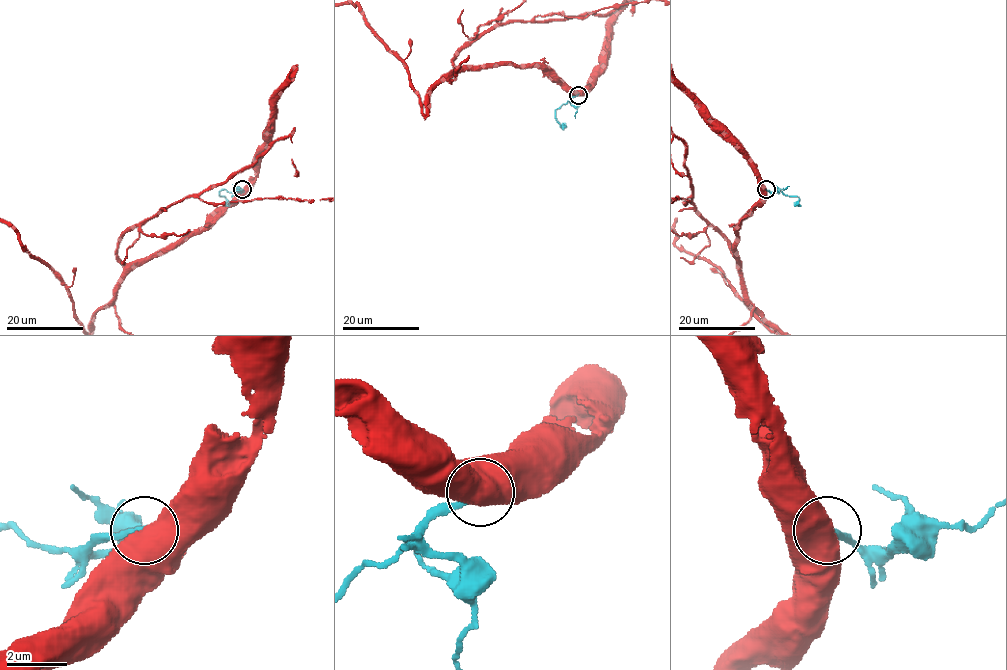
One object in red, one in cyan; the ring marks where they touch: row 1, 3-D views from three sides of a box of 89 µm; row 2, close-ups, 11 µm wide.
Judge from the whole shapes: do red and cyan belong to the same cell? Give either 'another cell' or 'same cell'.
another cell

